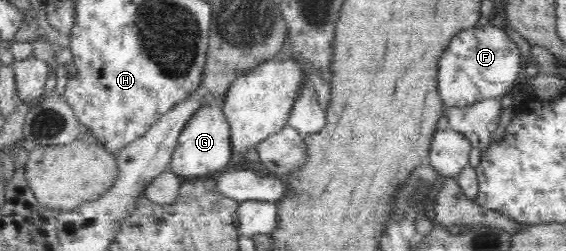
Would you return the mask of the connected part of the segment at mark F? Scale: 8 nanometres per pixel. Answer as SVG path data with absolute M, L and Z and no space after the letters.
M474 25L451 38L439 60L437 89L445 106L471 106L486 98L514 93L523 64L521 50L504 29Z

